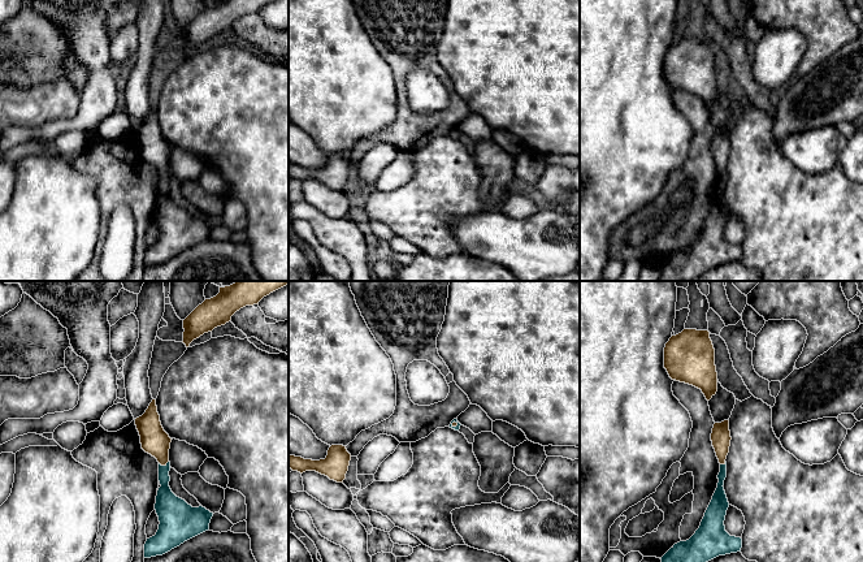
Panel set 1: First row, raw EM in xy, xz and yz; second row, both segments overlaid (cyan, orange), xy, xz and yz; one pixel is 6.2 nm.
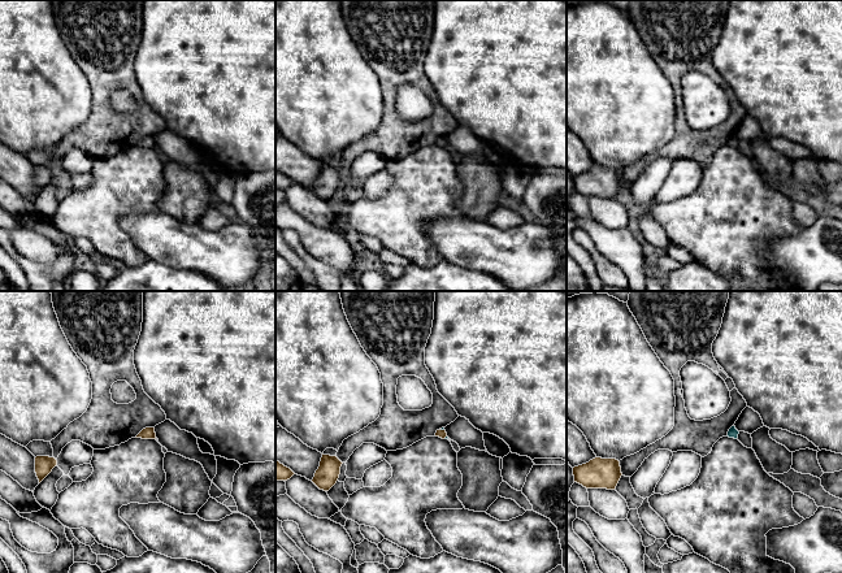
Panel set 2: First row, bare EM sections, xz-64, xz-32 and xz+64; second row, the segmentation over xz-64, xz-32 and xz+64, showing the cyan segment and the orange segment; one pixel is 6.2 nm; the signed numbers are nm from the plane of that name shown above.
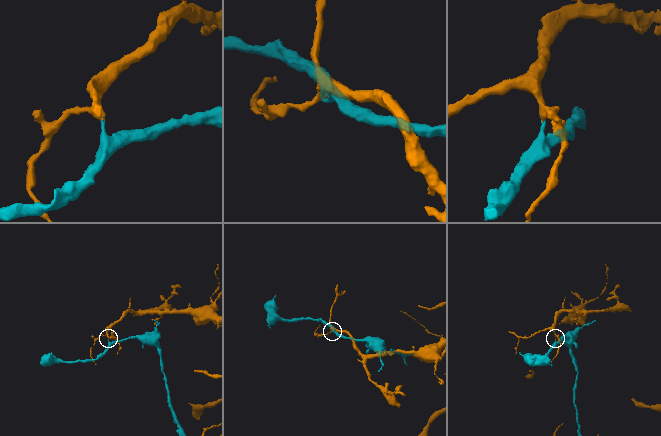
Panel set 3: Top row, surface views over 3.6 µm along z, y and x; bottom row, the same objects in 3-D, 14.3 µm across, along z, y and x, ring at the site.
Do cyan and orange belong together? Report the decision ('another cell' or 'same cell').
same cell

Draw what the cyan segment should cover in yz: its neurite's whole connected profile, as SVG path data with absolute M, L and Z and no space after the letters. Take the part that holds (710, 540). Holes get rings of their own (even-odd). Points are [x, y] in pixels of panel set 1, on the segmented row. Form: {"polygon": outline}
{"polygon": "M729 420L715 423L711 441L720 463L717 488L695 533L689 540L675 544L660 558L662 562L708 562L719 555L741 552L742 539L730 536L724 526L729 502L723 485L730 440Z"}

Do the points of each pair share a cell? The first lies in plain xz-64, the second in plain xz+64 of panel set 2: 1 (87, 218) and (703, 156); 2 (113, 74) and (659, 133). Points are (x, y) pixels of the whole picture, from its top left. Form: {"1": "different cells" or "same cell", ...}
{"1": "different cells", "2": "different cells"}

